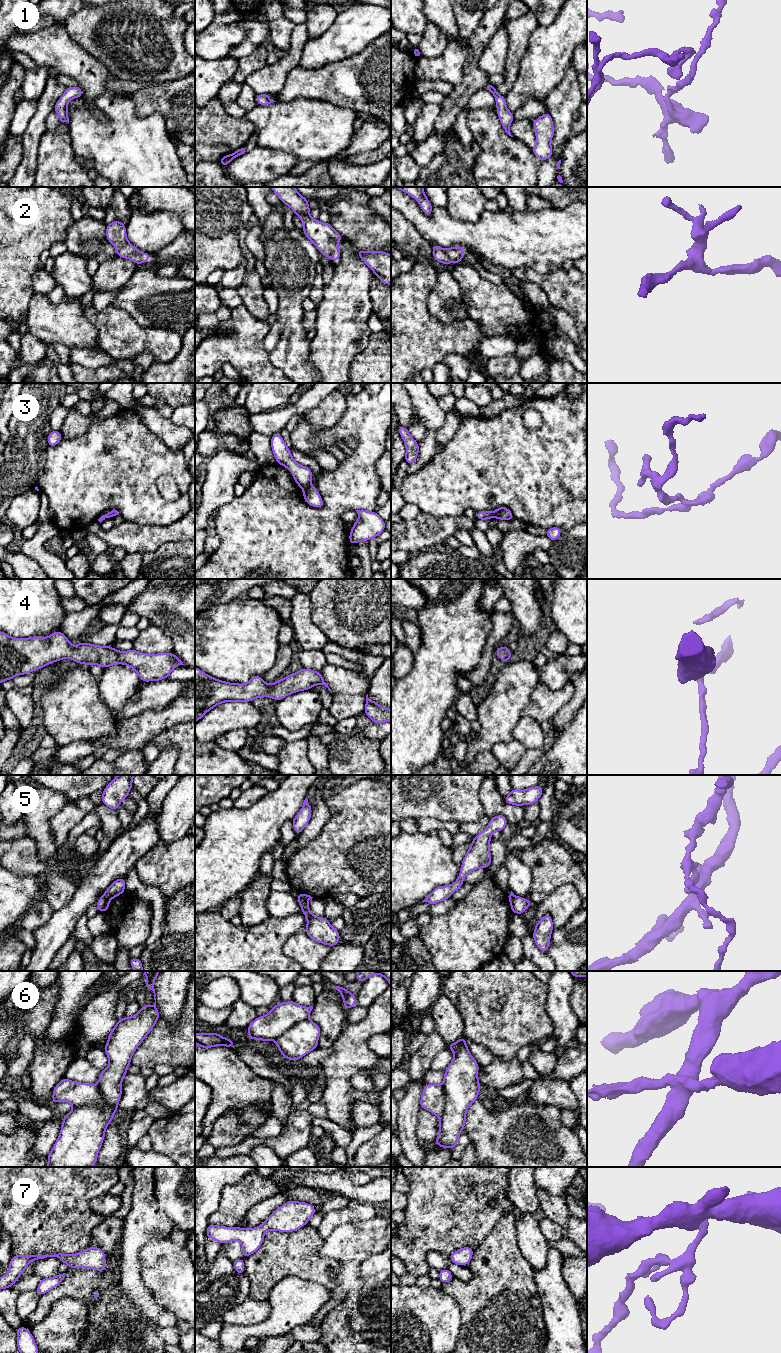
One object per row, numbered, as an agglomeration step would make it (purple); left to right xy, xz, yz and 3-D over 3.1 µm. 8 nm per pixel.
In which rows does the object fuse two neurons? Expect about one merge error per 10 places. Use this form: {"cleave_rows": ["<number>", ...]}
{"cleave_rows": ["3", "5", "6"]}

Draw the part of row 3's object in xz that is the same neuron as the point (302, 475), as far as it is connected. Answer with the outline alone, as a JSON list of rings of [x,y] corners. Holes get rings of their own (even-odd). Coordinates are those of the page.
[[[280,433],[271,436],[271,448],[276,459],[276,463],[290,470],[297,485],[302,489],[311,485],[313,474],[312,470],[307,466],[298,464],[293,459],[290,449],[285,444]]]

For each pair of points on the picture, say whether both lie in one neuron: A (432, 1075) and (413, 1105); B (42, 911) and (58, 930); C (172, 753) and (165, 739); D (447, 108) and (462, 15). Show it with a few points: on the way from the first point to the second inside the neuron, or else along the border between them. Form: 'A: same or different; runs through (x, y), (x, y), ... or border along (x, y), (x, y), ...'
A: different; border along (423, 1079), (426, 1082)
B: different; border along (54, 911), (42, 925), (31, 930)
C: different; border along (164, 747), (176, 747), (177, 760), (175, 764)
D: different; border along (481, 20), (467, 39)

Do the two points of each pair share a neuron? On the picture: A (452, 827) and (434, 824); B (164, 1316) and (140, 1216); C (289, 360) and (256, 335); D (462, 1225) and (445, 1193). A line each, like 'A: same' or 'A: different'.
A: same
B: different
C: different
D: same

